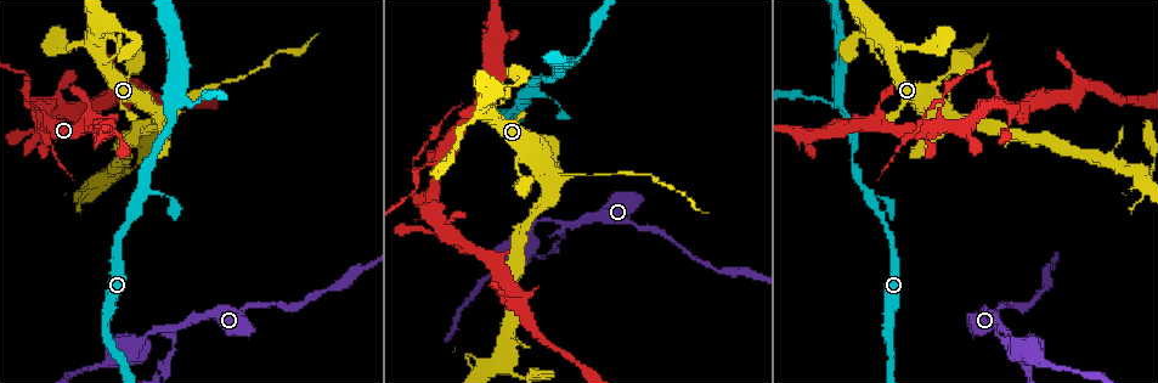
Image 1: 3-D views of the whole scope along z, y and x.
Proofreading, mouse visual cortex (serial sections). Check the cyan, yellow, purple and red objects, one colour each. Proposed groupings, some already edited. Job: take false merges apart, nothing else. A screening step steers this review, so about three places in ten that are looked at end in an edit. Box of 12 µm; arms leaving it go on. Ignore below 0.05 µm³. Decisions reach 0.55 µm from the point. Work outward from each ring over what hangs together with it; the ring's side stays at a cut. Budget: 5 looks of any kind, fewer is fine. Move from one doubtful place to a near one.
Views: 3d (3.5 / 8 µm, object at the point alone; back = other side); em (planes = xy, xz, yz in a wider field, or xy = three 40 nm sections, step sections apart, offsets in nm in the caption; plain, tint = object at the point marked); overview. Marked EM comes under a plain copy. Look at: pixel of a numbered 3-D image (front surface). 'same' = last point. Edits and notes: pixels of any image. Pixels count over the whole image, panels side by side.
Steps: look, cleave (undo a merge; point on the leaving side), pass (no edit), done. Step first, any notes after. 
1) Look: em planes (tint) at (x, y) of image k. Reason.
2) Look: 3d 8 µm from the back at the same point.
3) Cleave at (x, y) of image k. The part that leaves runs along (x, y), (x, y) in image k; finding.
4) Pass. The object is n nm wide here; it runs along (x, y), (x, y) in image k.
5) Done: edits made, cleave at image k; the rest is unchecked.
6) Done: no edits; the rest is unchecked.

Look: 3d 3.5 µm from the back at (44, 118) of image 1. Thin arm on a thick one.

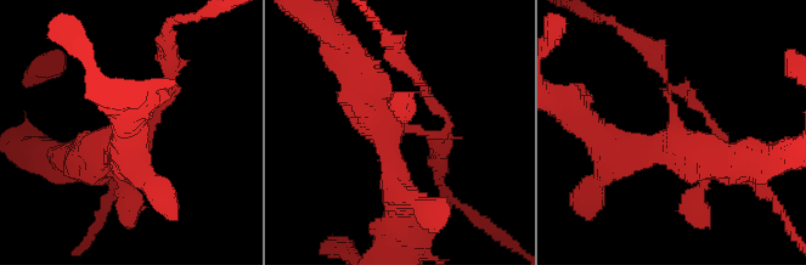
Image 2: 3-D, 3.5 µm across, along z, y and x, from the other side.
Look: em planes (tint) at (672, 131) of image 2.

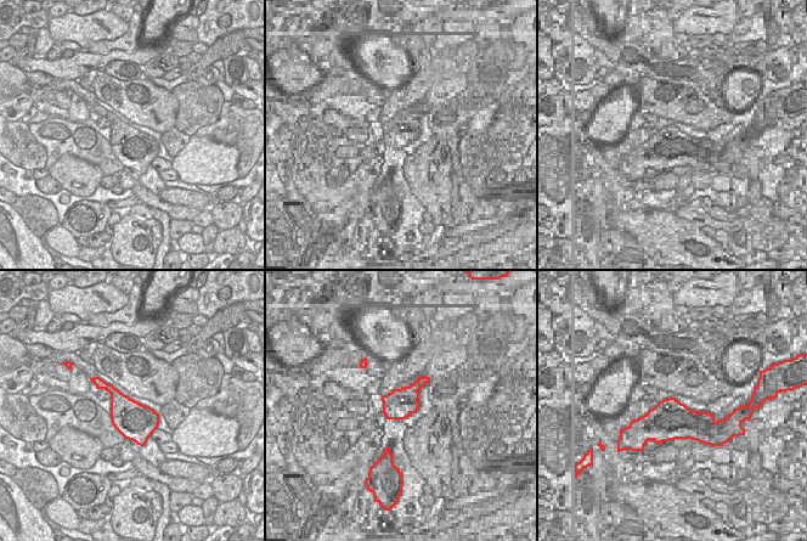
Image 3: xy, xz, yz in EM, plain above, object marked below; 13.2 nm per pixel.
Cleave at (444, 139) of image 2. The part that leaves runs along (411, 129), (441, 133), (438, 179) in image 2; a second cell is stuck on.

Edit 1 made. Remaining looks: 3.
Look: overview. See it whole again.

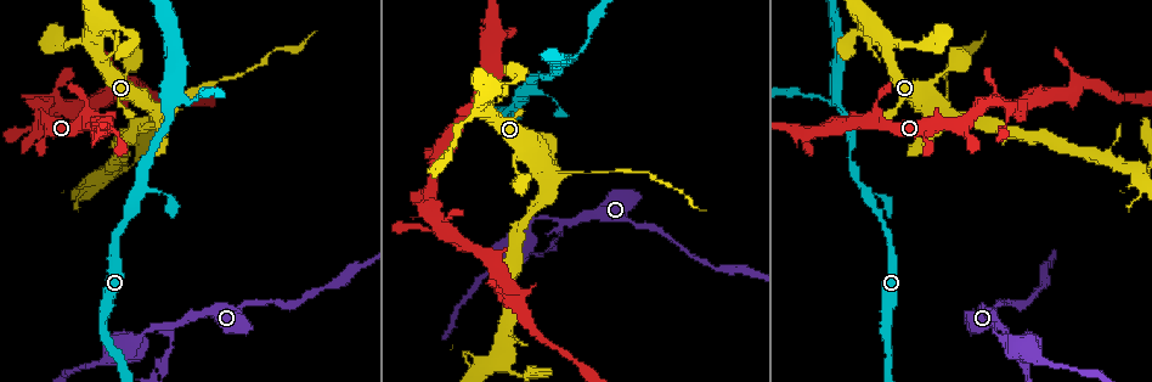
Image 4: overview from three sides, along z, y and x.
Look: 3d 8 µm at (884, 198) of image 4. Thick turns thin.

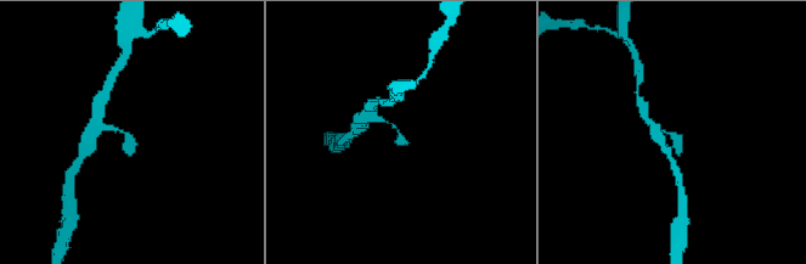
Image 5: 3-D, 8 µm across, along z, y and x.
Look: em xy step 3 (tint) at (672, 132) of image 5.

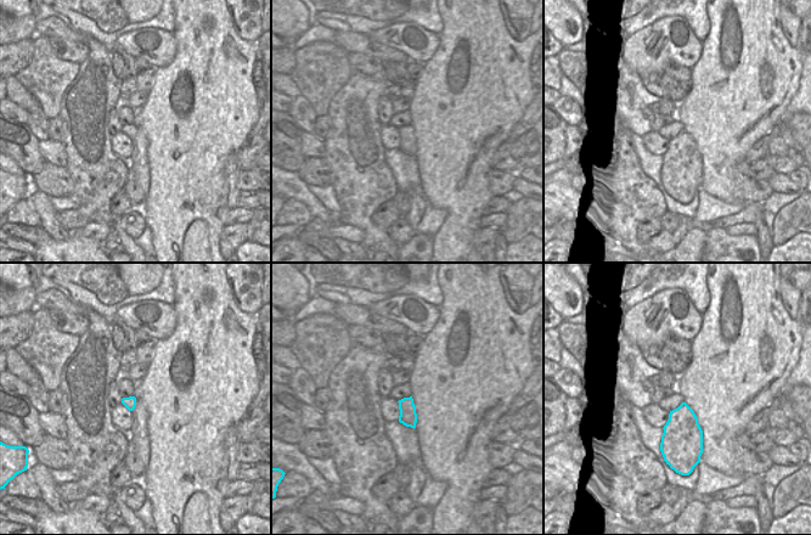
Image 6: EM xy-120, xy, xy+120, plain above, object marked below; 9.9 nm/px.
Pass. It runs along (101, 129), (128, 134), (128, 156) in image 5; continuous, no second cell.

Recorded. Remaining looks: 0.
Done: edits made, cleave at image 2; the rest is unchecked.

